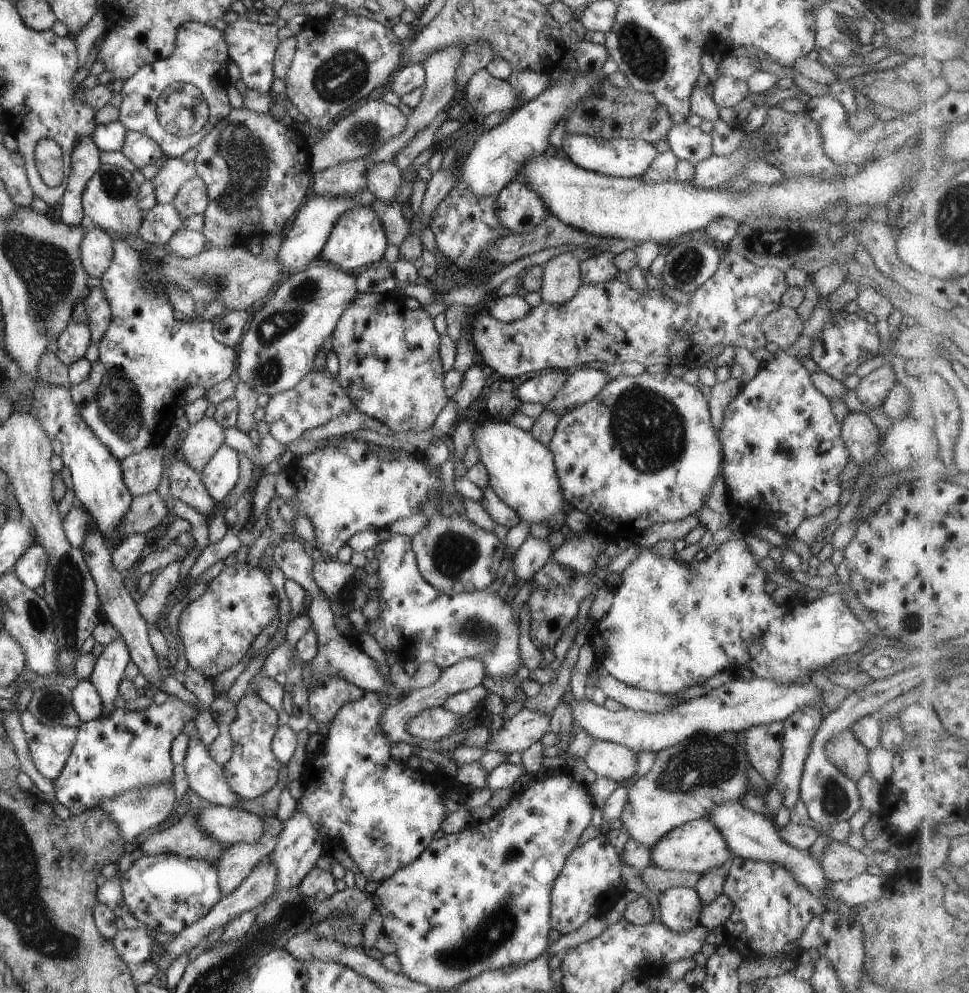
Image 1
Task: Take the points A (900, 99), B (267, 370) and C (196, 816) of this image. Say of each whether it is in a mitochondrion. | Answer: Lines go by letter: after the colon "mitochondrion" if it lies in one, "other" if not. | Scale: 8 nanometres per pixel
A: other
B: mitochondrion
C: other

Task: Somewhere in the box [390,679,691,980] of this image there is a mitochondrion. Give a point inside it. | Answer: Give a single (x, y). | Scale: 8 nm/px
(497, 930)

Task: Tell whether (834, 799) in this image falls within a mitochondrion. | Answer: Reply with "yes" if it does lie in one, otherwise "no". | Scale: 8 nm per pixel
yes

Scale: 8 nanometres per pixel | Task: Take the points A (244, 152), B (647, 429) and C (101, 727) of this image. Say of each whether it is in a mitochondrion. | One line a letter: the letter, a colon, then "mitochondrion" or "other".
A: mitochondrion
B: mitochondrion
C: other

